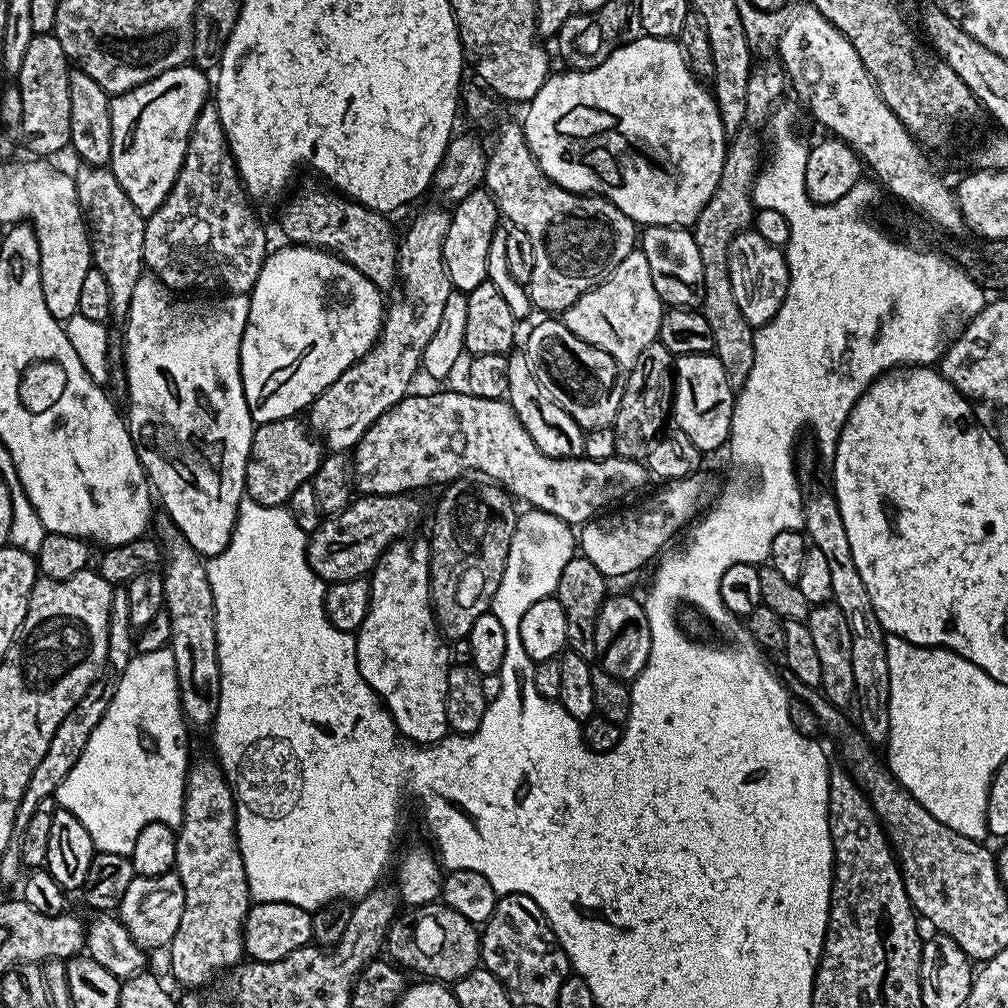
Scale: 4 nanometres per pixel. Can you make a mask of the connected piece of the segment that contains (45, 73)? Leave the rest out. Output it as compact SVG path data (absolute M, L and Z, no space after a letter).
M55 34L33 36L26 58L18 73L18 87L22 94L22 126L19 139L29 148L29 153L40 158L48 158L51 152L60 152L69 147L70 138L70 90L68 73L70 61L62 50Z

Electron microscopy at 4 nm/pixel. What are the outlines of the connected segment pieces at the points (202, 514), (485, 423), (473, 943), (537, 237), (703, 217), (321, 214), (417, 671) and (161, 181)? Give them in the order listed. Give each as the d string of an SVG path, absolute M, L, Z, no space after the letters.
M145 274L134 286L130 298L130 310L124 324L124 336L122 335L122 347L124 359L122 367L124 370L123 383L128 384L128 412L126 411L126 423L128 432L136 444L136 453L144 467L151 487L155 495L164 503L163 511L182 530L186 542L194 551L205 558L217 556L232 537L232 531L236 525L236 515L240 509L241 500L245 499L244 475L246 474L246 462L250 454L250 442L252 441L252 430L254 421L250 410L246 406L246 394L240 377L240 343L244 337L244 331L248 325L250 314L250 302L244 294L224 294L219 298L176 298L180 300L168 300L170 289L155 275Z
M468 391L432 392L429 396L409 394L397 404L356 443L354 455L350 460L350 471L354 477L355 487L364 494L374 496L399 496L411 493L412 488L424 488L427 484L447 485L453 480L459 480L471 468L477 468L477 473L497 483L505 492L511 494L517 501L525 500L525 505L541 512L554 514L559 520L564 520L573 526L583 526L605 511L607 504L636 492L647 480L650 473L639 460L628 460L625 456L611 456L605 460L559 460L550 458L534 446L530 434L522 426L518 414L508 405L507 399L487 400L471 396Z
M433 902L412 906L404 911L389 924L386 937L387 955L401 969L409 973L417 972L420 975L417 977L432 982L455 982L481 967L480 932L477 925L462 918L458 910L443 902Z
M519 123L504 124L496 136L496 145L491 145L488 152L488 165L484 175L483 187L496 199L496 206L501 217L513 228L526 230L530 242L534 245L534 274L526 285L528 297L532 299L533 309L544 311L544 314L563 314L571 304L576 304L582 294L598 287L606 277L630 254L638 244L638 228L631 218L622 214L602 196L583 192L571 192L559 186L540 169L533 158L524 137L524 129Z
M744 130L735 137L736 140L727 145L722 166L722 178L718 182L718 190L706 202L702 214L698 214L692 236L698 242L698 254L702 254L702 276L704 278L704 303L702 311L706 322L710 322L710 330L714 330L714 353L722 362L722 370L726 370L726 378L734 390L739 390L746 382L751 367L754 366L755 331L750 322L738 310L738 302L734 302L734 286L730 286L730 270L728 269L728 247L740 232L749 231L754 220L752 203L752 184L760 175L760 140L754 133Z
M335 191L300 192L280 212L280 228L289 236L292 244L307 244L309 248L322 248L340 256L350 266L354 266L363 276L370 278L374 286L381 290L395 289L398 284L398 232L392 229L387 215L375 212L372 208L349 200L347 196Z
M412 539L394 540L380 555L379 562L370 573L372 601L368 603L368 613L360 631L355 633L356 657L362 678L366 678L368 685L380 697L401 736L421 746L428 746L443 740L450 732L446 718L450 648L441 636L432 612L432 587L428 577L428 559L432 557L432 550L429 541Z
M187 63L158 74L158 78L150 78L150 82L142 82L142 86L134 86L134 90L111 97L110 170L114 178L118 178L118 186L126 190L126 198L134 202L134 210L146 218L166 202L182 170L188 139L198 114L205 106L207 92L209 95L209 73Z

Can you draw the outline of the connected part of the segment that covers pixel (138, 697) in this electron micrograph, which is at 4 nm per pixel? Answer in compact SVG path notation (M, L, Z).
M171 647L133 655L121 674L117 692L90 734L82 756L54 793L57 805L86 826L86 834L90 834L96 851L131 856L134 842L146 825L162 822L173 830L179 829L184 817L184 783L190 767L188 732Z

